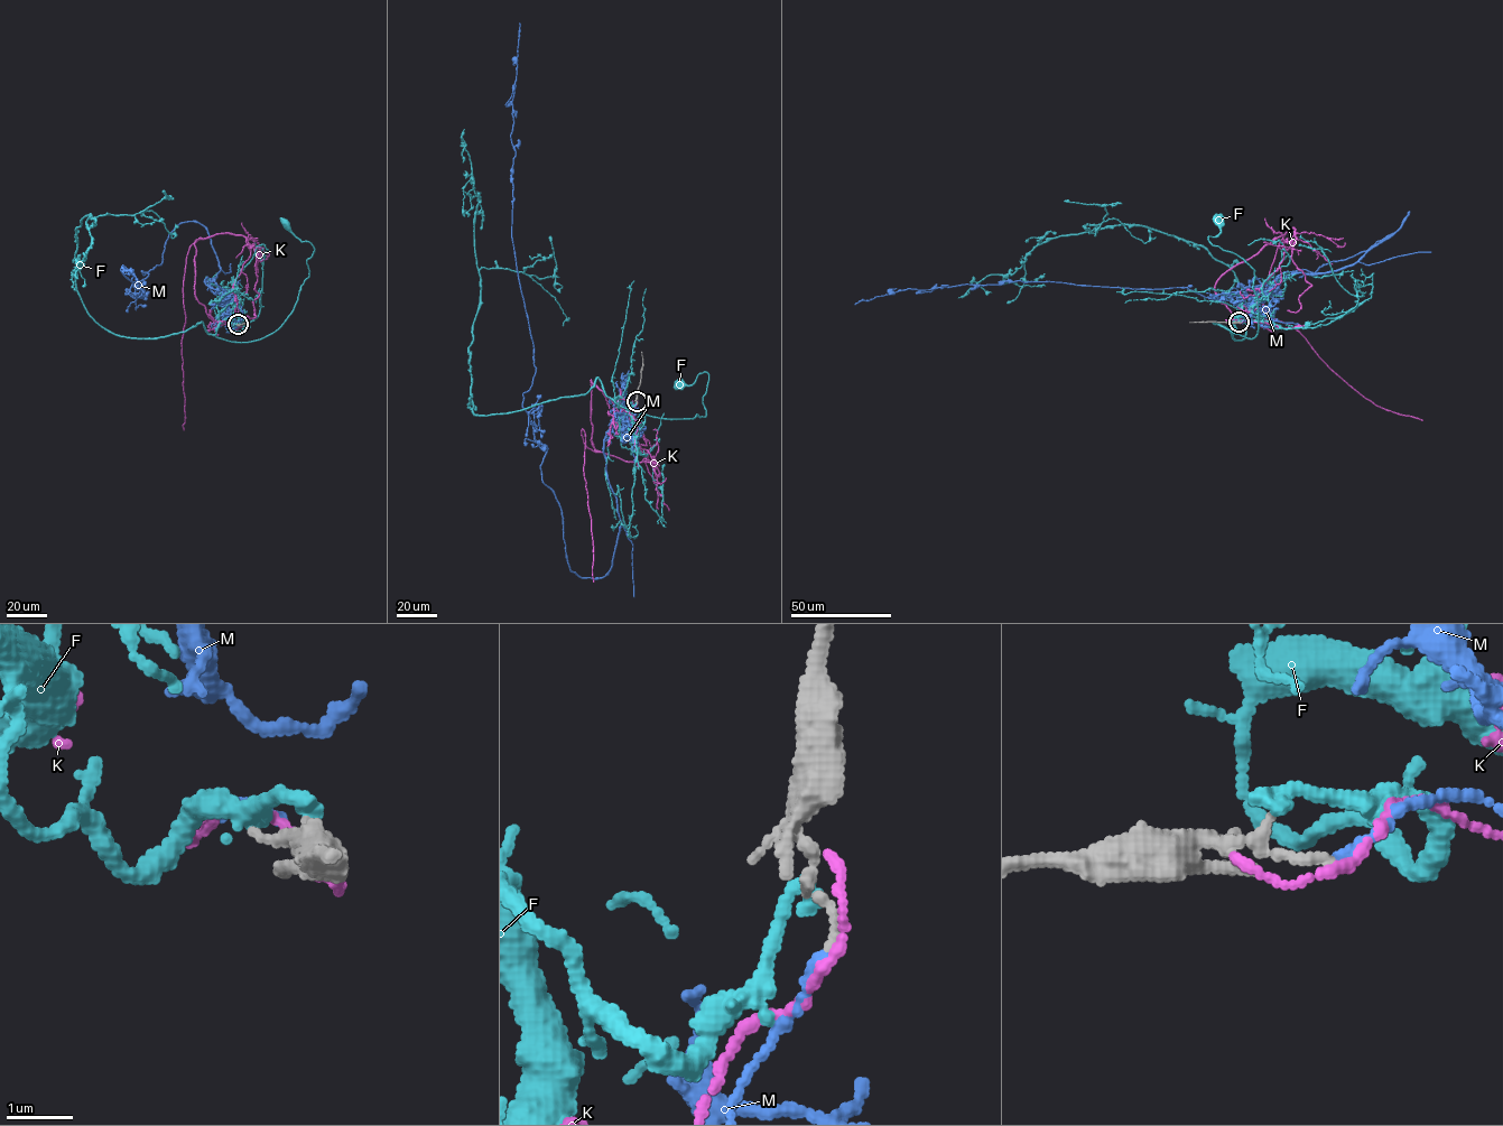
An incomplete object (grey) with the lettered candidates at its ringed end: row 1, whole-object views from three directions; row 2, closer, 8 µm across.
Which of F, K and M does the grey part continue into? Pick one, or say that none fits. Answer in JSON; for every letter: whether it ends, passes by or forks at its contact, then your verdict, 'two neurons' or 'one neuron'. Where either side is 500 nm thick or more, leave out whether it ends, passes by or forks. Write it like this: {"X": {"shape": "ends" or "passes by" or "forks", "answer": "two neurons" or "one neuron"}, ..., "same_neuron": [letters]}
{"F": {"shape": "ends", "answer": "one neuron"}, "K": {"shape": "ends", "answer": "two neurons"}, "M": {"shape": "ends", "answer": "two neurons"}, "same_neuron": ["F"]}

